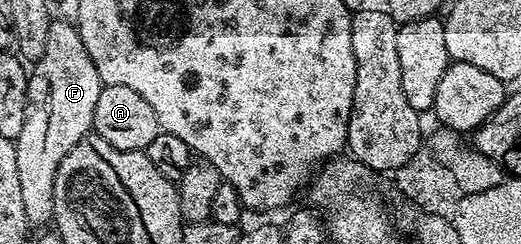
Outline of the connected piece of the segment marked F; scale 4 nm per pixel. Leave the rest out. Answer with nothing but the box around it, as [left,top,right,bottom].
[16,21,101,228]

